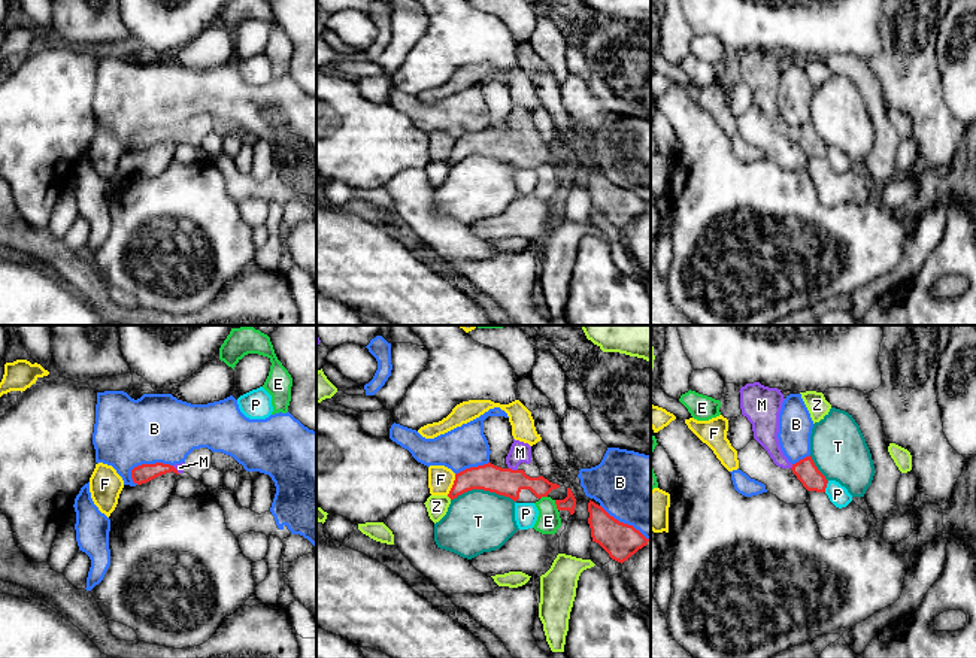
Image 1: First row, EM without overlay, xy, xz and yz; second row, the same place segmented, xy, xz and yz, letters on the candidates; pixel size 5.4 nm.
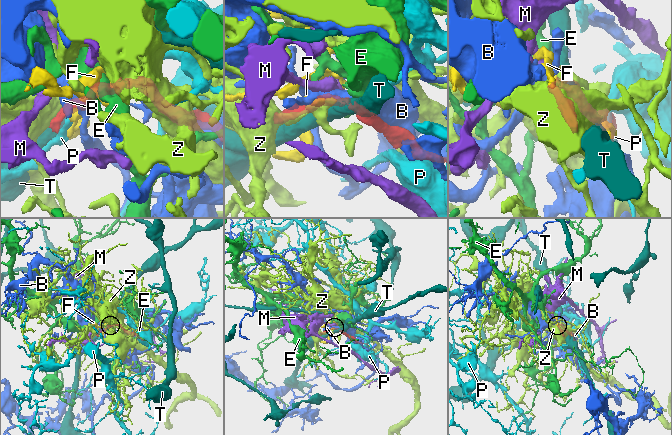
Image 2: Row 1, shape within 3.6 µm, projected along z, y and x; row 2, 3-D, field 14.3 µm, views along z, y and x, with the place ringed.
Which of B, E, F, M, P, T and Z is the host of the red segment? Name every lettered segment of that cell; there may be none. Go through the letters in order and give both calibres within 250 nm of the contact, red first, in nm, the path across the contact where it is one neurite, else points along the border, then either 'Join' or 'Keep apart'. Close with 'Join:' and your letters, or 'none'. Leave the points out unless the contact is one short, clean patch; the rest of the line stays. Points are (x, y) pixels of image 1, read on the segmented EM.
B: Thickness 100 nm (red) against 360 nm. Keep apart
E: Thickness 80 nm (red) against 130 nm. Boundary: xz (554, 500), (558, 509). Keep apart
F: Thickness 140 nm (red) against 140 nm. Keep apart
M: Thickness 150 nm (red) against 110 nm. Path across: xz (508, 482), (514, 470), (514, 458), (520, 452). Join
P: Thickness 120 nm (red) against 110 nm. Keep apart
T: Thickness 150 nm (red) against 340 nm. Keep apart
Z: Thickness 140 nm (red) against 110 nm. Keep apart
Join: M

